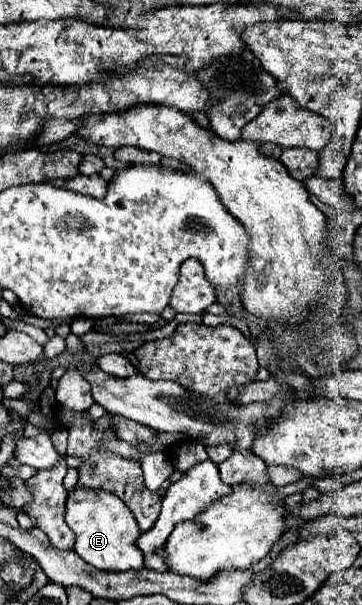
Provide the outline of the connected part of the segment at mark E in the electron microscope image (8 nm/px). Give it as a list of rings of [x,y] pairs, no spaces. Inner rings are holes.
[[[75,486],[67,498],[65,520],[77,536],[75,552],[87,564],[95,566],[97,570],[105,570],[105,572],[109,572],[109,570],[125,572],[125,570],[143,568],[143,552],[137,548],[137,538],[141,536],[141,530],[131,514],[131,510],[115,494]]]

